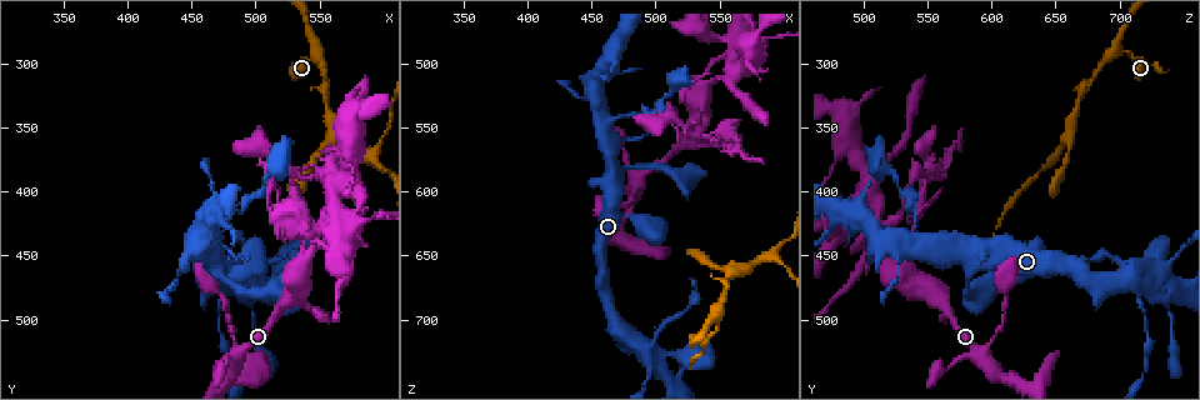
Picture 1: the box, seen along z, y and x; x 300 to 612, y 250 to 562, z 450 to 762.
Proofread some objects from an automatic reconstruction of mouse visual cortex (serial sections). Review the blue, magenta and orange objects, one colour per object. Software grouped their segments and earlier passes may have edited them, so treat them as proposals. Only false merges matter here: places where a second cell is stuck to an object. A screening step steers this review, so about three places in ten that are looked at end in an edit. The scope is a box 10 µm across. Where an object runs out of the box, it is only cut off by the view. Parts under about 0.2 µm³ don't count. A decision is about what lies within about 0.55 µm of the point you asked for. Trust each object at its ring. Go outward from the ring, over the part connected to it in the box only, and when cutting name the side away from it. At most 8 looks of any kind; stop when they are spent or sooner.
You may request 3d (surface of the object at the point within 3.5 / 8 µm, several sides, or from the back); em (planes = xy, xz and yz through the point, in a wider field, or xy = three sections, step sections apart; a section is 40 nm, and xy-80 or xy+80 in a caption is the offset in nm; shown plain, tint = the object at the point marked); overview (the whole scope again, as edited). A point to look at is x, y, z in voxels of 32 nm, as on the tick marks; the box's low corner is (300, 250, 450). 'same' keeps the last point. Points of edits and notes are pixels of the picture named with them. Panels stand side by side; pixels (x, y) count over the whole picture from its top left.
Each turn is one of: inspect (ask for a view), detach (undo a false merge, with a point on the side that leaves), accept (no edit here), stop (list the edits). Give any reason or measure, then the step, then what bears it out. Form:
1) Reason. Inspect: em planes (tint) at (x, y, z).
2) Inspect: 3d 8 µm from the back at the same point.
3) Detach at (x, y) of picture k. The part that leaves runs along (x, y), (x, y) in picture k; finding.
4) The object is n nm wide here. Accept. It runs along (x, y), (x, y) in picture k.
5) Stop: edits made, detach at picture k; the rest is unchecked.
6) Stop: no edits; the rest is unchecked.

Sudden change in width. Inspect: 3d 3.5 µm from the back at (584, 370, 650).

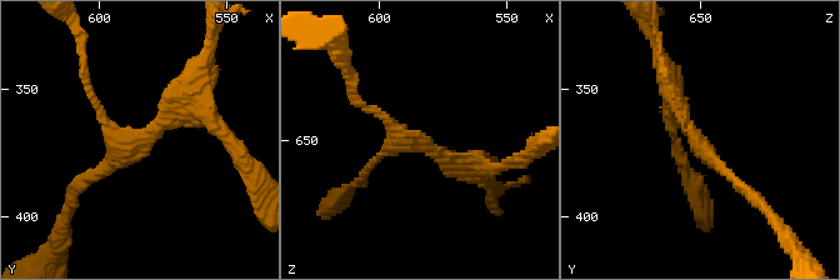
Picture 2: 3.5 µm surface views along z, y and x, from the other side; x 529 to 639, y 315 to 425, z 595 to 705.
3 arms meet here; the arms are 100, 150, 250 nm wide. Inspect: em planes (tint) at (586, 369, 652).

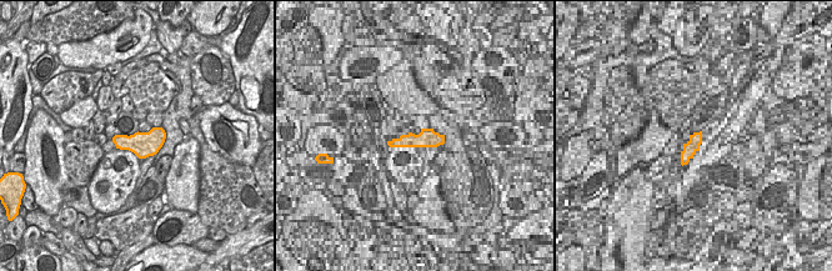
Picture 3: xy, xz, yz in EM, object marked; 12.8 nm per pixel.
Accept. It runs along (196, 84), (158, 126), (81, 184) in picture 2; one cell here.

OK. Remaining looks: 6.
A narrow waist. Inspect: 3d 8 µm at (536, 456, 530).

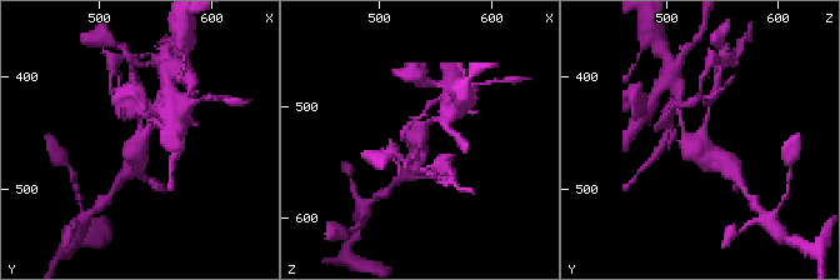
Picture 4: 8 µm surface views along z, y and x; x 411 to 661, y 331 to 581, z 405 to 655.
Now the EM. Inspect: em xy step 2 (tint) at the same point.

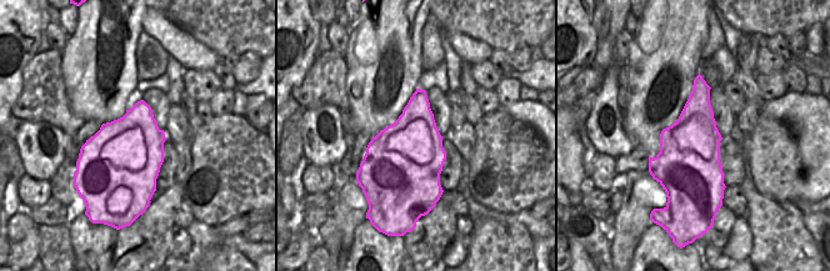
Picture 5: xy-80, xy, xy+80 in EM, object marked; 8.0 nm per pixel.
The arms are 150, 150, 350 nm wide. Accept. It runs along (721, 166), (704, 159), (680, 118) in picture 4; all the same cell.

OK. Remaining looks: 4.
Thin arm on a thick one. Inspect: 3d 3.5 µm at (464, 446, 552).

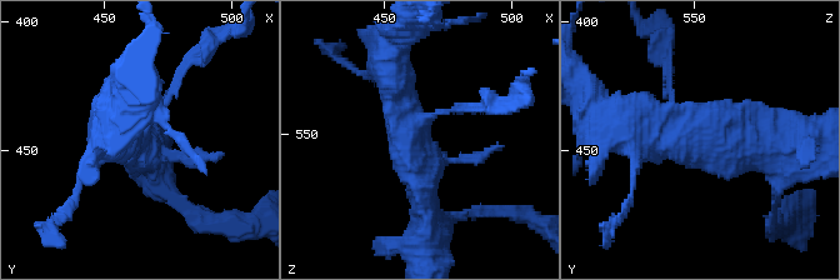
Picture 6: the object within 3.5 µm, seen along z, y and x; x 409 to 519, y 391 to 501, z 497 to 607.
Now the EM. Inspect: em xy step 1 (tint) at (463, 445, 550).

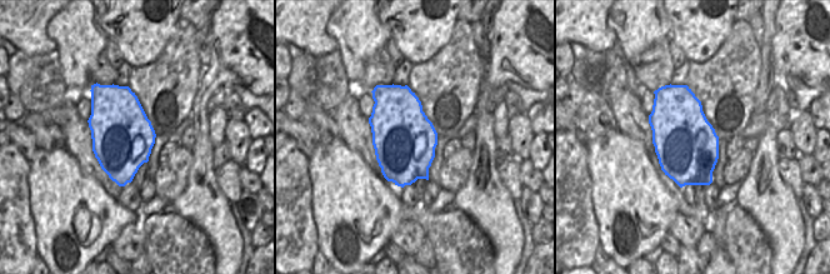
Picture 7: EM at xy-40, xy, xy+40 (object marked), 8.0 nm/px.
Detach at (179, 74) of picture 6. The part that leaves runs along (168, 100), (190, 58), (221, 35) in picture 6; two cells meet here.

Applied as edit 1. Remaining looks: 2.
Stop: edits made, detach at picture 6; the rest is unchecked.

